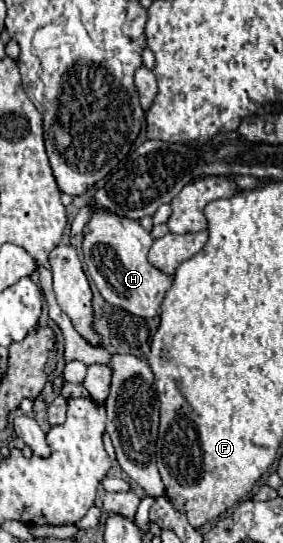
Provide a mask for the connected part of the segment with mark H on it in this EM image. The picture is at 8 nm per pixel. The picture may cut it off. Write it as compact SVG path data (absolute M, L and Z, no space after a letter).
M98 209L92 213L82 241L84 261L92 281L102 297L116 307L122 307L138 317L156 317L172 279L146 261L154 239L142 225L130 217L118 217L110 209Z

